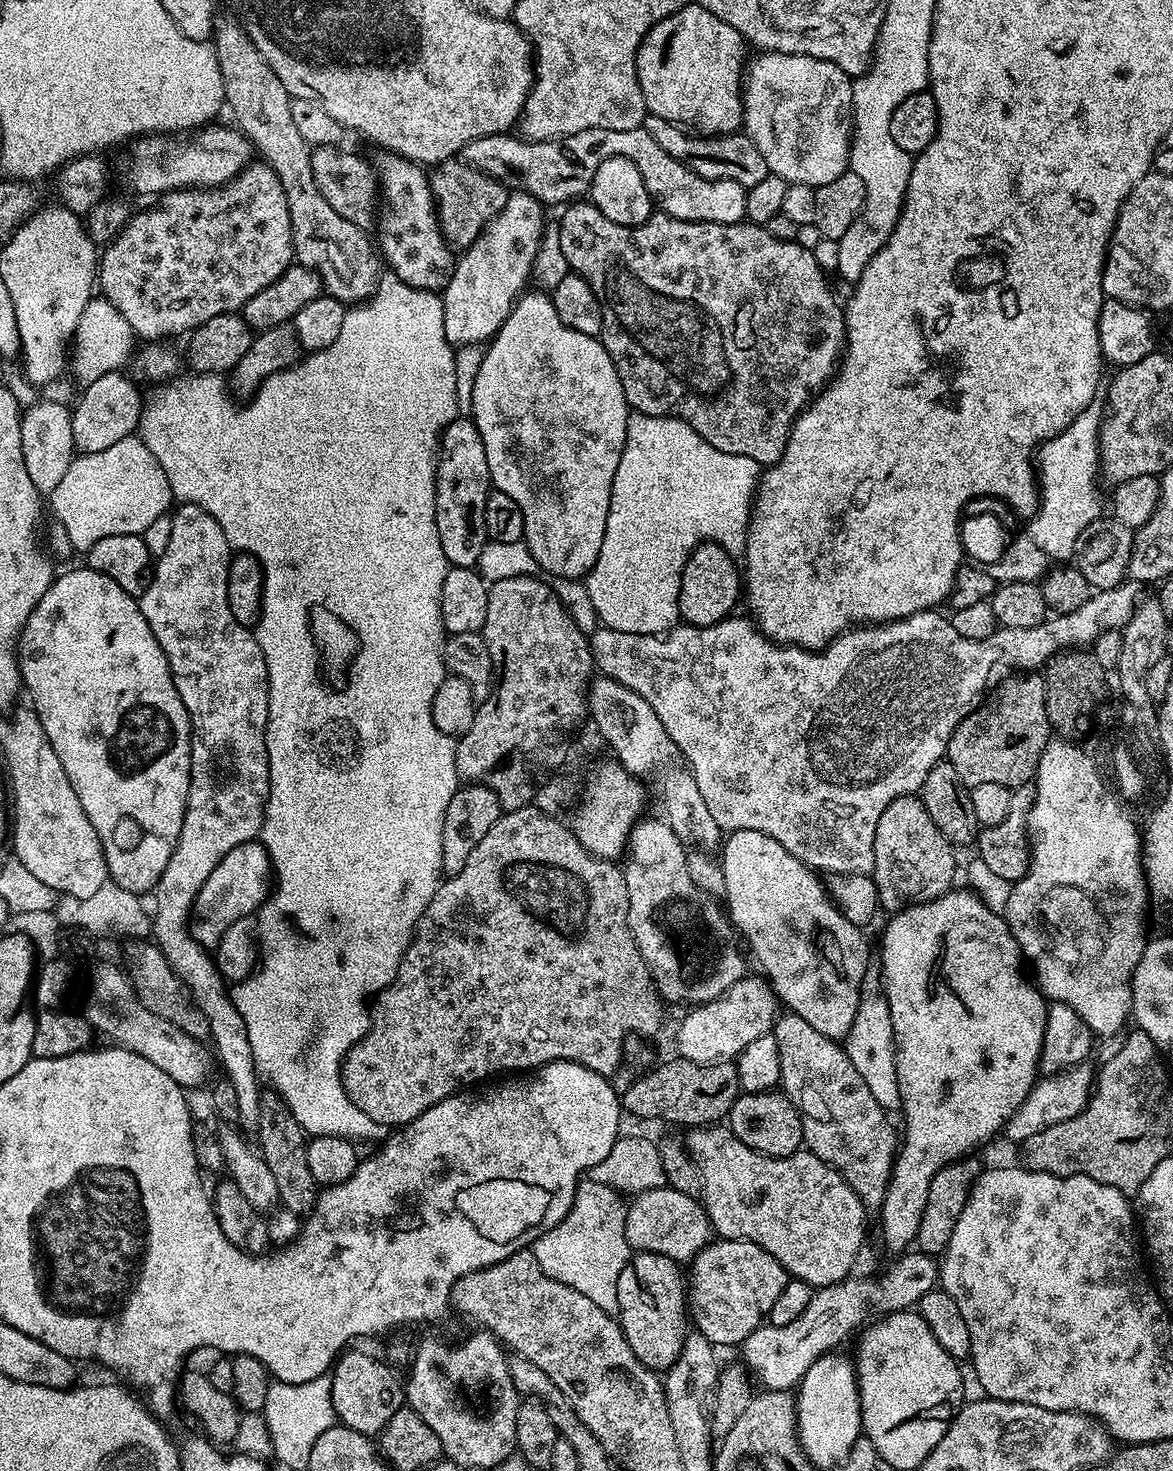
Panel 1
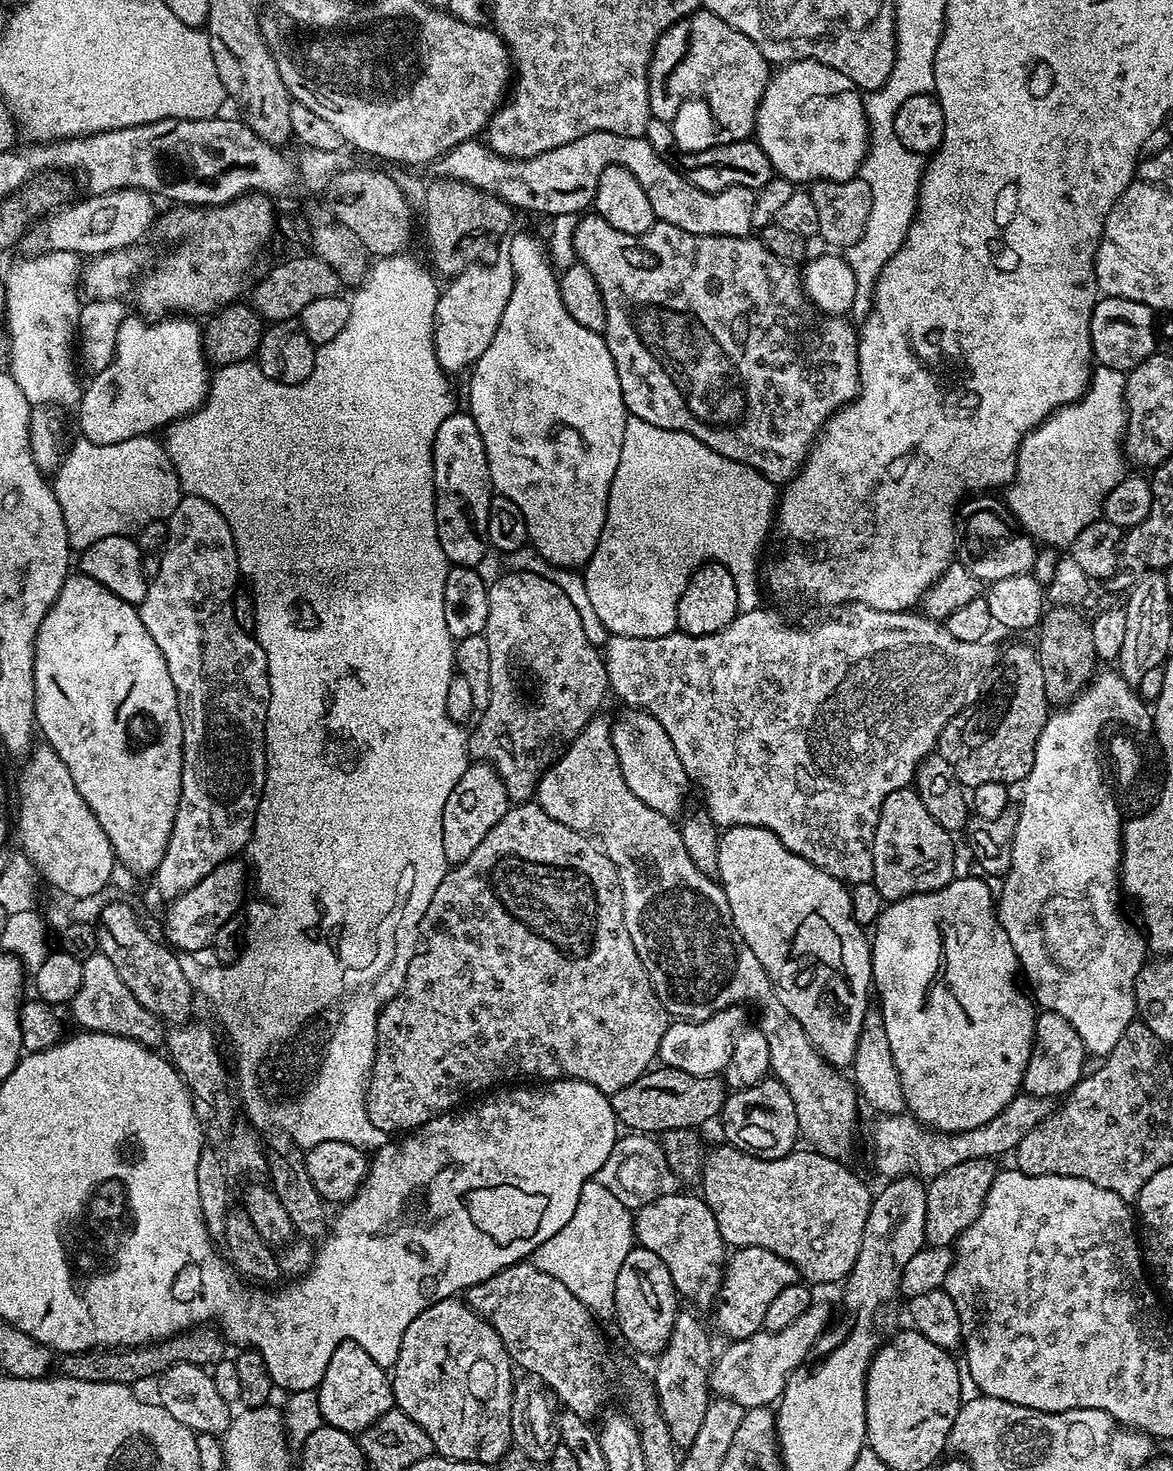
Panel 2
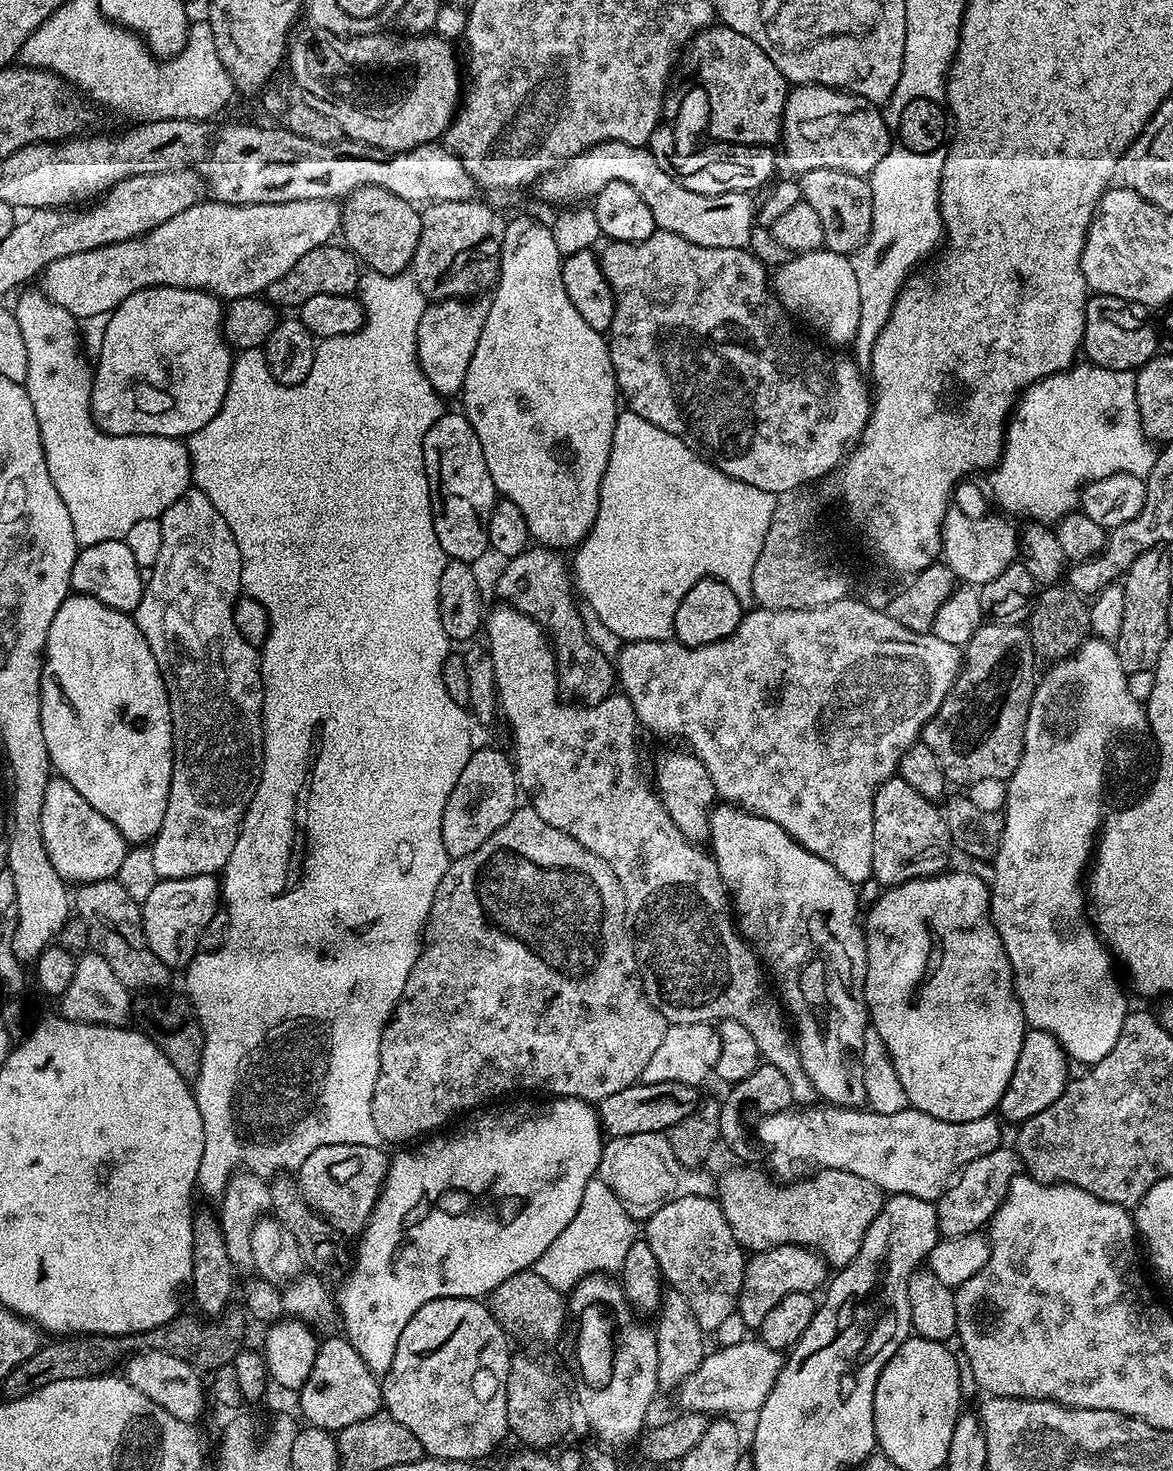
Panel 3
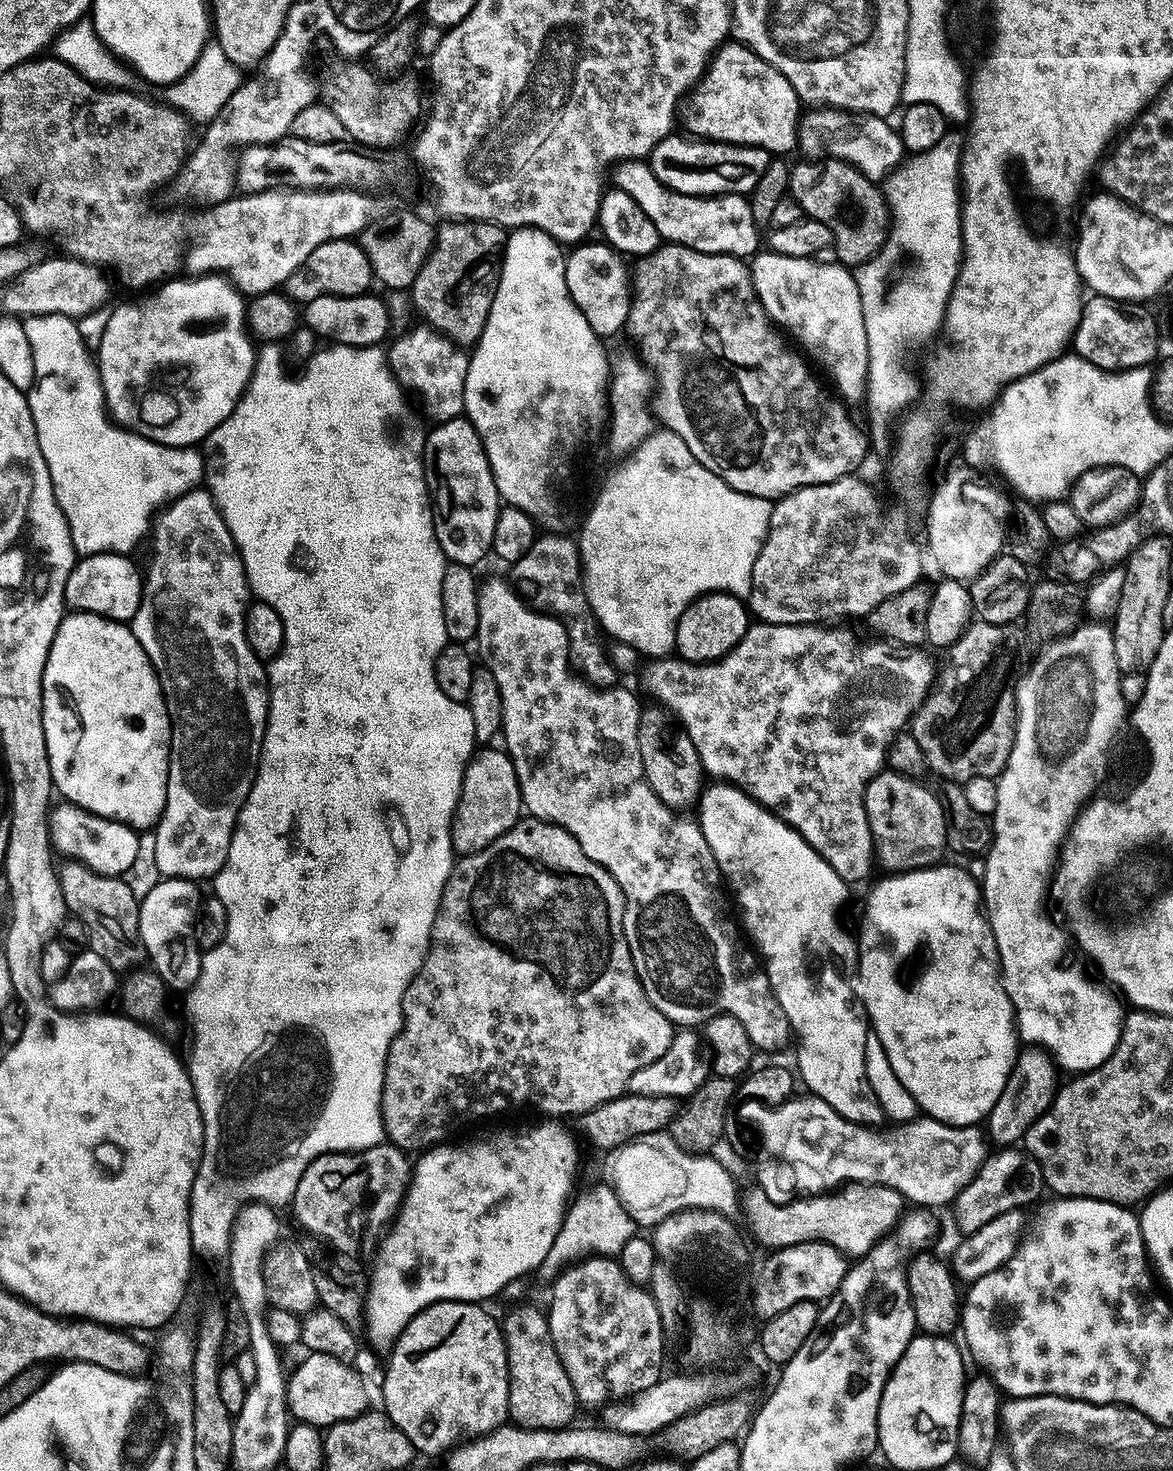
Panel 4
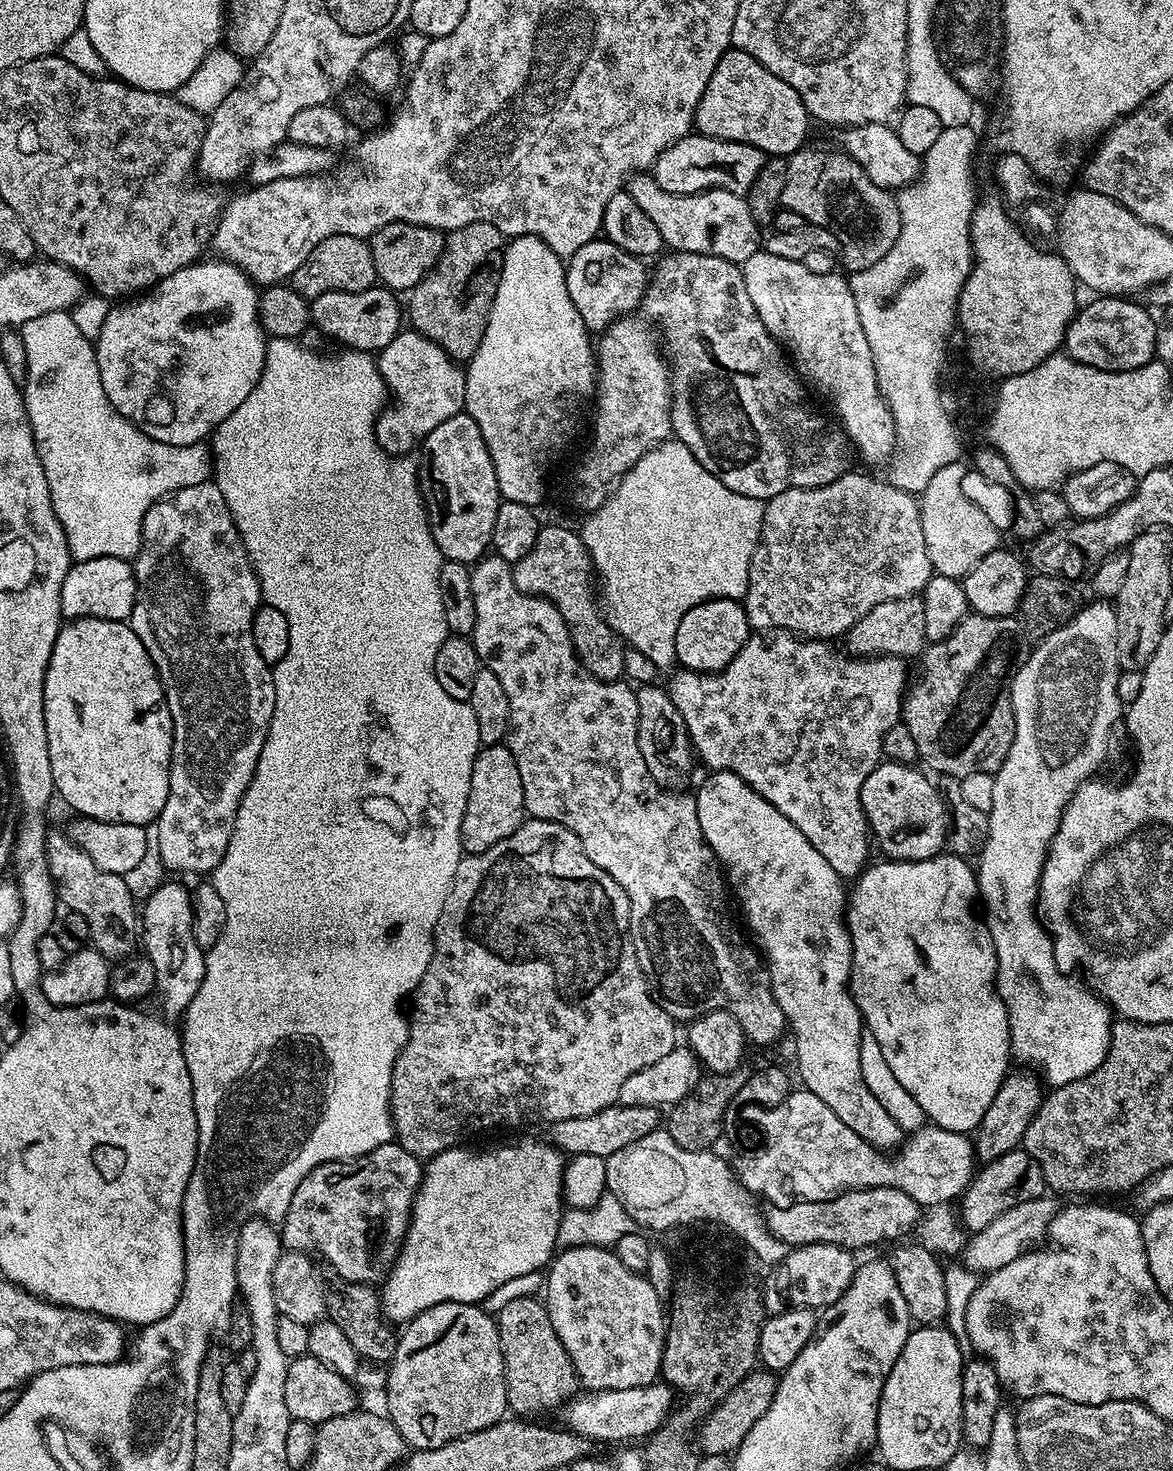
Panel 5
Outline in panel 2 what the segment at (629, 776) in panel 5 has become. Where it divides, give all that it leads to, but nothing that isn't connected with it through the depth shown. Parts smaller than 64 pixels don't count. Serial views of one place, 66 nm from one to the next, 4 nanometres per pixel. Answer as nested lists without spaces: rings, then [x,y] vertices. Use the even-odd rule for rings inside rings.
[[[593,718],[540,773],[536,781],[535,803],[546,810],[554,822],[562,822],[562,826],[570,826],[570,830],[575,832],[591,833],[610,862],[614,862],[622,886],[624,917],[626,930],[630,930],[630,942],[634,942],[634,950],[638,950],[638,958],[650,978],[650,986],[654,994],[658,994],[669,1017],[681,1021],[701,1021],[710,1018],[715,1012],[736,1005],[753,1004],[760,1008],[758,1026],[762,1034],[766,1034],[766,1042],[770,1042],[771,1075],[780,1080],[782,1086],[790,1090],[790,1098],[794,1098],[801,1137],[805,1141],[808,1139],[812,1143],[809,1145],[823,1156],[835,1160],[844,1158],[852,1144],[852,1135],[856,1132],[858,1089],[855,1083],[820,1055],[810,1042],[806,1030],[802,1030],[802,1022],[798,1022],[798,1018],[794,1018],[794,1014],[782,1006],[762,962],[754,958],[754,950],[750,950],[750,946],[746,946],[738,934],[723,888],[713,877],[702,874],[702,870],[694,866],[690,854],[686,854],[686,846],[673,817],[658,814],[658,810],[650,810],[650,806],[646,806],[646,802],[642,802],[633,794],[630,786],[626,786],[614,750],[612,725],[607,719],[600,719]]]

